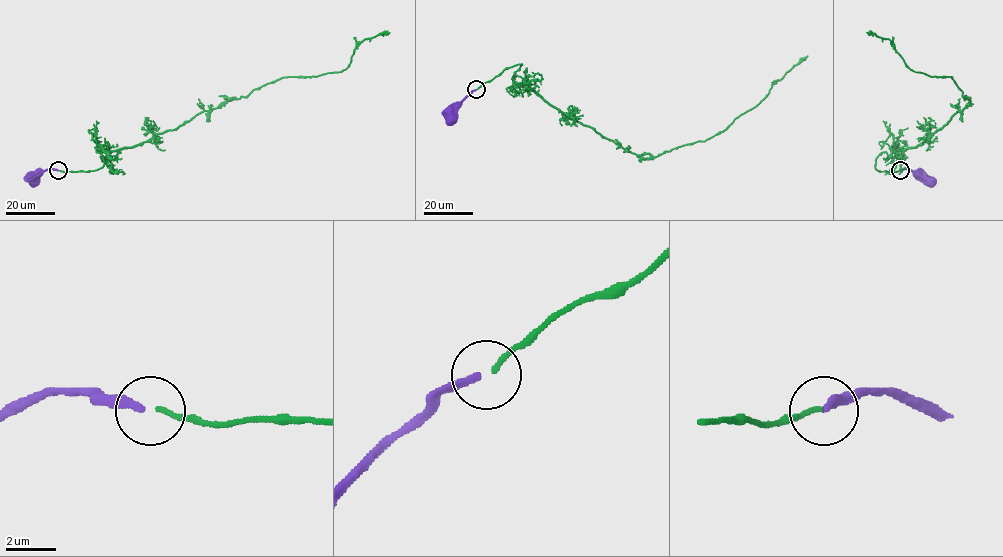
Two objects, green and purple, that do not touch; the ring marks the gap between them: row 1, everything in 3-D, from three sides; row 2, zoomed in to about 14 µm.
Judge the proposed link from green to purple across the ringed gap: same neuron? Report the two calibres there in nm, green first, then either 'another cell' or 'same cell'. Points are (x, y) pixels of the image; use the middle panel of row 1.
200/300 nm | another cell

